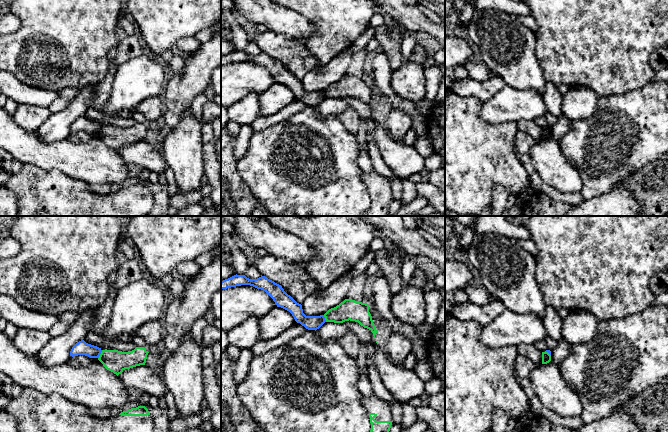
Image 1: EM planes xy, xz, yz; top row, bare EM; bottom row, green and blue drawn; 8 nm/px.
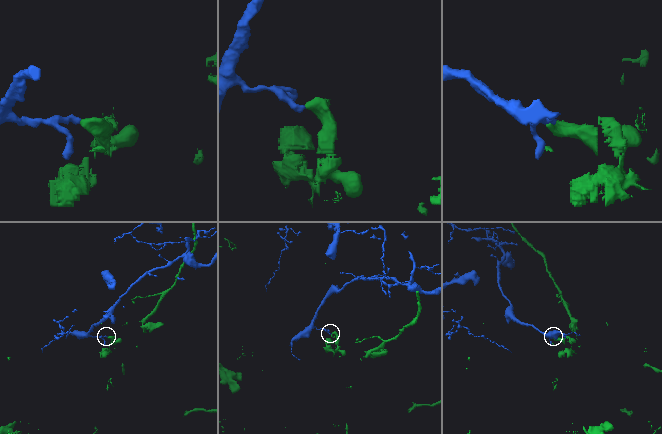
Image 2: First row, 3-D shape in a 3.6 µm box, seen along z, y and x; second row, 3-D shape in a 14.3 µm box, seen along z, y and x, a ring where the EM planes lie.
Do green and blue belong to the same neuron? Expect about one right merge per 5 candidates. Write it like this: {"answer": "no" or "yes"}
{"answer": "no"}

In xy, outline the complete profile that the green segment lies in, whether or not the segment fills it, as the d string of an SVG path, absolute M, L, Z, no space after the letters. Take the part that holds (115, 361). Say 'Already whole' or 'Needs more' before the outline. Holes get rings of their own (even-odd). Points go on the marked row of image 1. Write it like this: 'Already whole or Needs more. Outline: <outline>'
Already whole. Outline: M136 347L132 351L102 350L98 360L103 366L116 374L121 374L125 369L145 365L148 351L144 347Z

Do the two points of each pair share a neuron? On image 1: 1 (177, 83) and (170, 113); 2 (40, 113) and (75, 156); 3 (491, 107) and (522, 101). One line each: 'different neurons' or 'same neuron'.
1: same neuron
2: different neurons
3: same neuron

